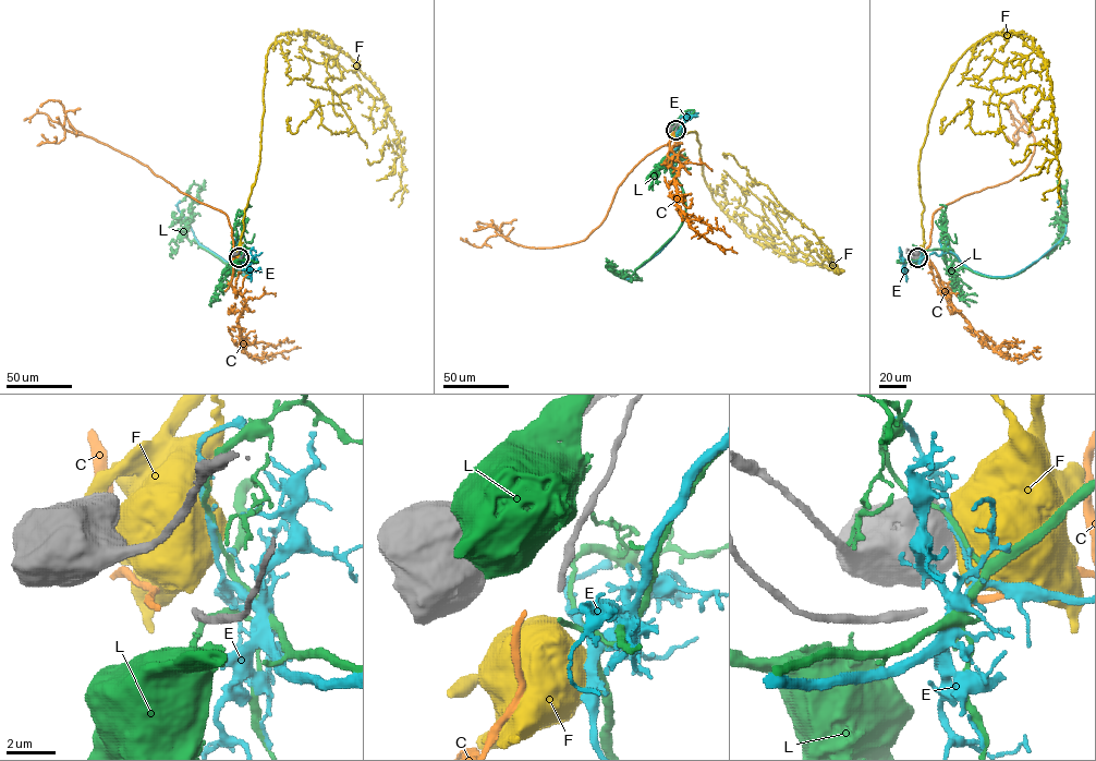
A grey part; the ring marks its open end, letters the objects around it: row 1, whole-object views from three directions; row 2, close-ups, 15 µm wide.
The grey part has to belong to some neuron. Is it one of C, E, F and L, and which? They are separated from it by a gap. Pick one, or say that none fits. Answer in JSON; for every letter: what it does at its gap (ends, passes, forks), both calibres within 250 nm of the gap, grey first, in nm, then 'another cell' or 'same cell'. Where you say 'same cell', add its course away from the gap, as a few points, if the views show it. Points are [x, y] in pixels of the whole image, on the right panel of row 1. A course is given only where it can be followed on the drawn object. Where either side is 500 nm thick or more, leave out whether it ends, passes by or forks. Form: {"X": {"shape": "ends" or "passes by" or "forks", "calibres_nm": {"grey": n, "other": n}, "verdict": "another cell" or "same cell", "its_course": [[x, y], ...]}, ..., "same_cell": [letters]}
{"C": {"shape": "ends", "calibres_nm": {"grey": 260, "other": 240}, "verdict": "same cell", "its_course": [[918, 257], [926, 254], [934, 213], [1010, 180], [1027, 167], [1035, 140], [1022, 124], [1034, 113], [1024, 120]]}, "E": {"shape": "ends", "calibres_nm": {"grey": 260, "other": 160}, "verdict": "another cell"}, "F": {"calibres_nm": {"grey": 260, "other": 800}, "verdict": "another cell"}, "L": {"shape": "ends", "calibres_nm": {"grey": 260, "other": 280}, "verdict": "another cell"}, "same_cell": ["C"]}

